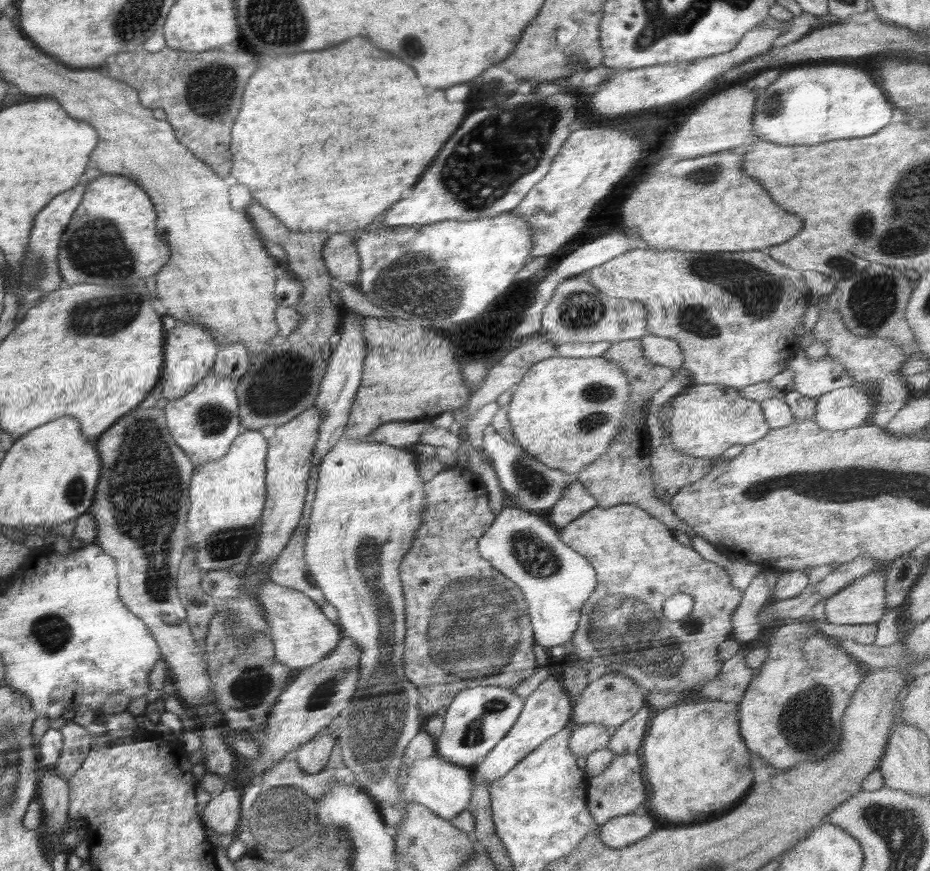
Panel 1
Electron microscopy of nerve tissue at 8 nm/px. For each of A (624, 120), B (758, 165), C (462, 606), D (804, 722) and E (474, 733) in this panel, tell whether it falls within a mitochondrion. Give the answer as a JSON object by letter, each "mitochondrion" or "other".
{"A":"other","B":"other","C":"mitochondrion","D":"mitochondrion","E":"mitochondrion"}

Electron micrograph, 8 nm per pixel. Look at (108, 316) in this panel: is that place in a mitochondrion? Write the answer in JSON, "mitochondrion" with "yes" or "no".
{"mitochondrion":"yes"}

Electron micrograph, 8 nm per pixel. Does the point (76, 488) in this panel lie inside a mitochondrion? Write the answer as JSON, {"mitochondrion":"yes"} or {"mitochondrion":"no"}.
{"mitochondrion":"yes"}

